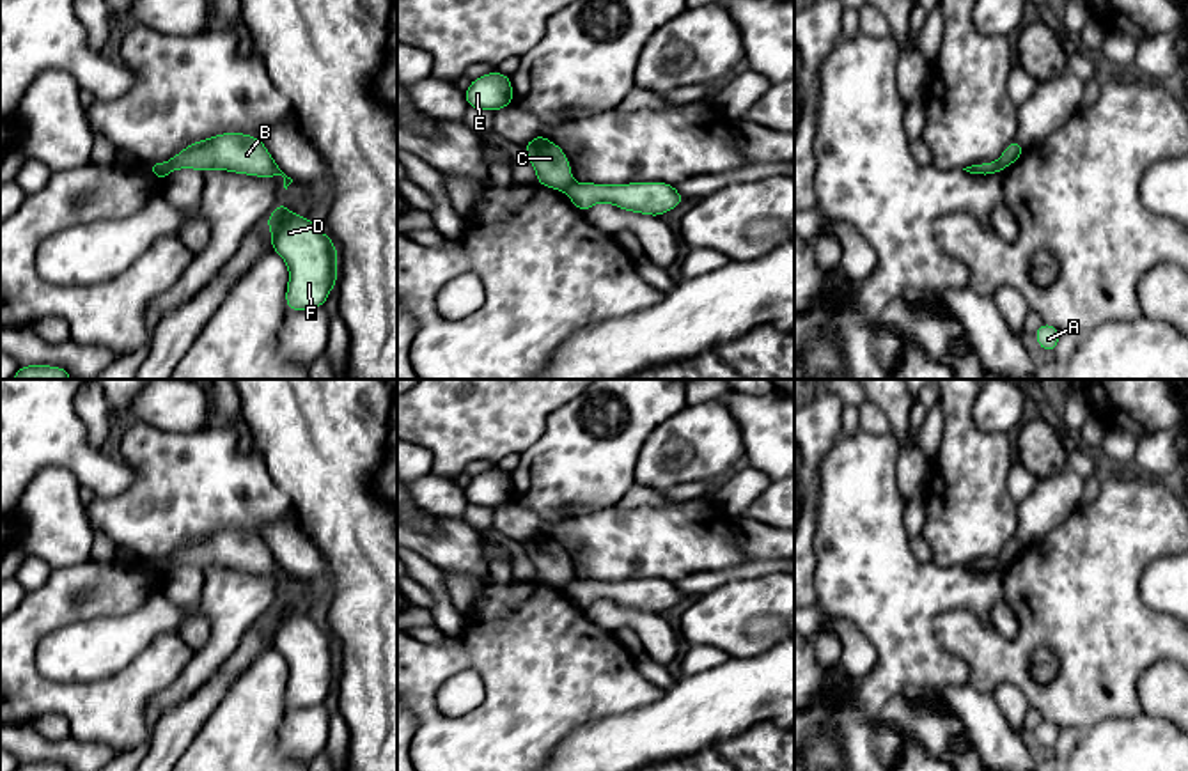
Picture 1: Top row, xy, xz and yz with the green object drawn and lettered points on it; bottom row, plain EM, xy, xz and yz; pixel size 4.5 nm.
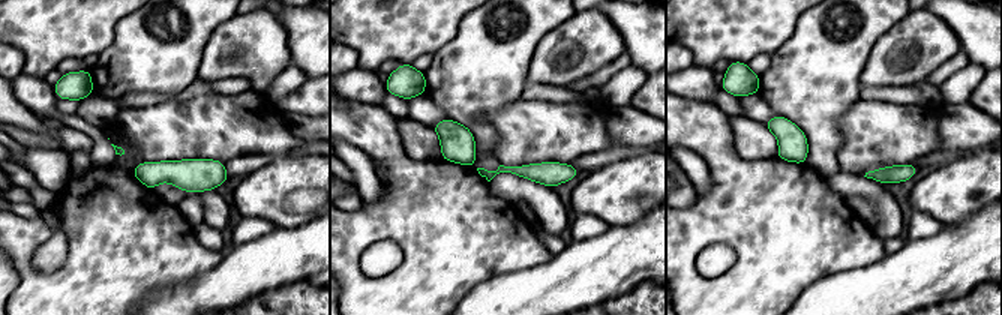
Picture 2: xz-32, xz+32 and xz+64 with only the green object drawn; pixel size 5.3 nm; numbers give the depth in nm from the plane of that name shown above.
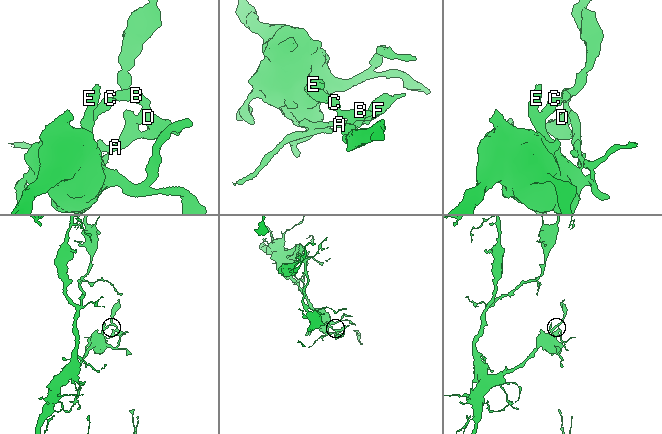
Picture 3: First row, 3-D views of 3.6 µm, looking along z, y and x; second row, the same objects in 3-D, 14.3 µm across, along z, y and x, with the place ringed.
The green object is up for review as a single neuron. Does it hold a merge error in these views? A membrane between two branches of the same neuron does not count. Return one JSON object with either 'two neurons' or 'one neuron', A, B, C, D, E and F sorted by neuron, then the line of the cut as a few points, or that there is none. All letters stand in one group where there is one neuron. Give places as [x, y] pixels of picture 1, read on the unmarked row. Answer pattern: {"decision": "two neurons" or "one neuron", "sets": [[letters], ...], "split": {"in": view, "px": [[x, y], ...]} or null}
{"decision": "two neurons", "sets": [["A", "B", "D", "F"], ["C", "E"]], "split": {"in": "xz", "px": [[571, 578], [564, 587]]}}

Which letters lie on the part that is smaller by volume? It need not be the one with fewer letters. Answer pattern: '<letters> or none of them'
A, B, D, F

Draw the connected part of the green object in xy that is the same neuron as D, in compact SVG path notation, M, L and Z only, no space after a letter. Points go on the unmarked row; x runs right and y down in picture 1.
M282 597L270 611L271 647L289 666L285 702L289 707L323 704L337 682L337 645L330 633L319 629L307 615L291 610Z

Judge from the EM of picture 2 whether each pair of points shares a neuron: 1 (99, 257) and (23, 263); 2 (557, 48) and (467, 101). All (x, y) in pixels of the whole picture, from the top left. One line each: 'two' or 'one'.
1: one
2: two

